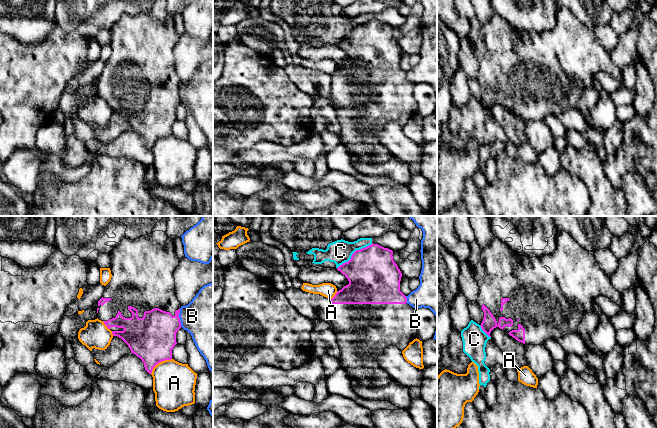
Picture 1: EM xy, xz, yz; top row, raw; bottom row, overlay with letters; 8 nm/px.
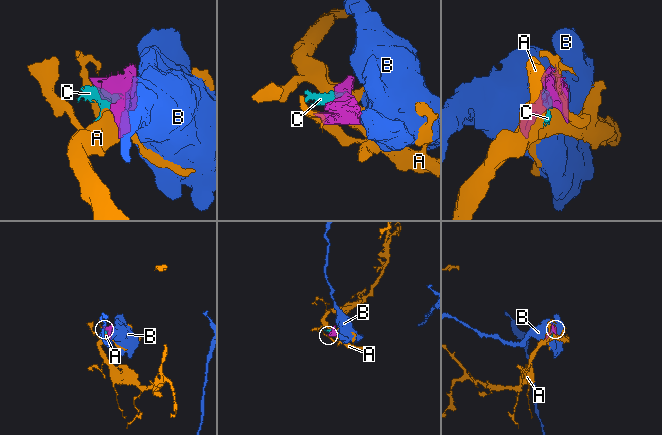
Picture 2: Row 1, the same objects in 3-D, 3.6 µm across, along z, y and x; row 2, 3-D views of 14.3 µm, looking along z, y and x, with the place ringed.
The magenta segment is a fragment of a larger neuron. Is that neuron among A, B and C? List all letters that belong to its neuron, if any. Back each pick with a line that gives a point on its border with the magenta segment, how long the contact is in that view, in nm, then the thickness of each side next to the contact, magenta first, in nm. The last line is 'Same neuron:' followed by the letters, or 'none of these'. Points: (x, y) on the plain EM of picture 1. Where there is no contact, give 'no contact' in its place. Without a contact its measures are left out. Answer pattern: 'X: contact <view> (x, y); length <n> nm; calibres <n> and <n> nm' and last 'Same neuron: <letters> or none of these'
Same neuron: none of these

